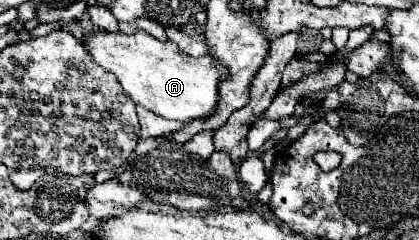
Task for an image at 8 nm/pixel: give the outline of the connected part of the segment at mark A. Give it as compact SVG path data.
M92 31L84 37L84 47L92 55L94 63L116 75L122 89L134 103L164 119L178 119L186 123L208 117L218 105L220 81L228 79L226 69L216 65L212 57L204 55L192 59L174 43L154 39L144 31L136 31L134 35L124 35L120 31Z

